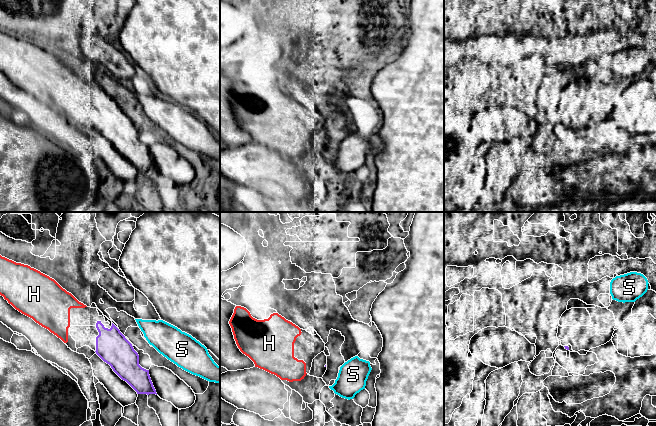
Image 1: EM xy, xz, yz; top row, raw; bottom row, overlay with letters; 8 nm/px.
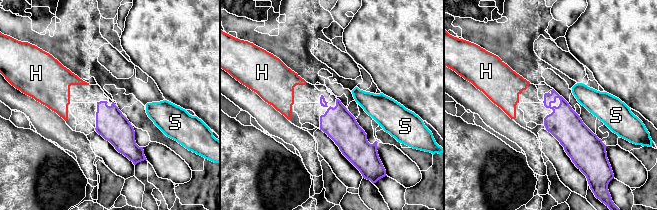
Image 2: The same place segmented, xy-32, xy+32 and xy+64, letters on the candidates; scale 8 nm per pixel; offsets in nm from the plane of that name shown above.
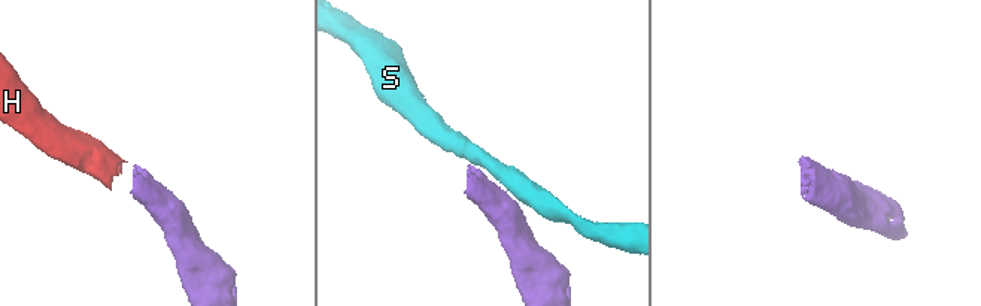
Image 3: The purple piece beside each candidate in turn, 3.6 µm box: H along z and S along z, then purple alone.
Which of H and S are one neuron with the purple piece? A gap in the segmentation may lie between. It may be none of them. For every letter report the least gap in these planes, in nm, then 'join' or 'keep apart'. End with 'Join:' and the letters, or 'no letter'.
H: 150 nm | join
S: 120 nm | keep apart
Join: H

